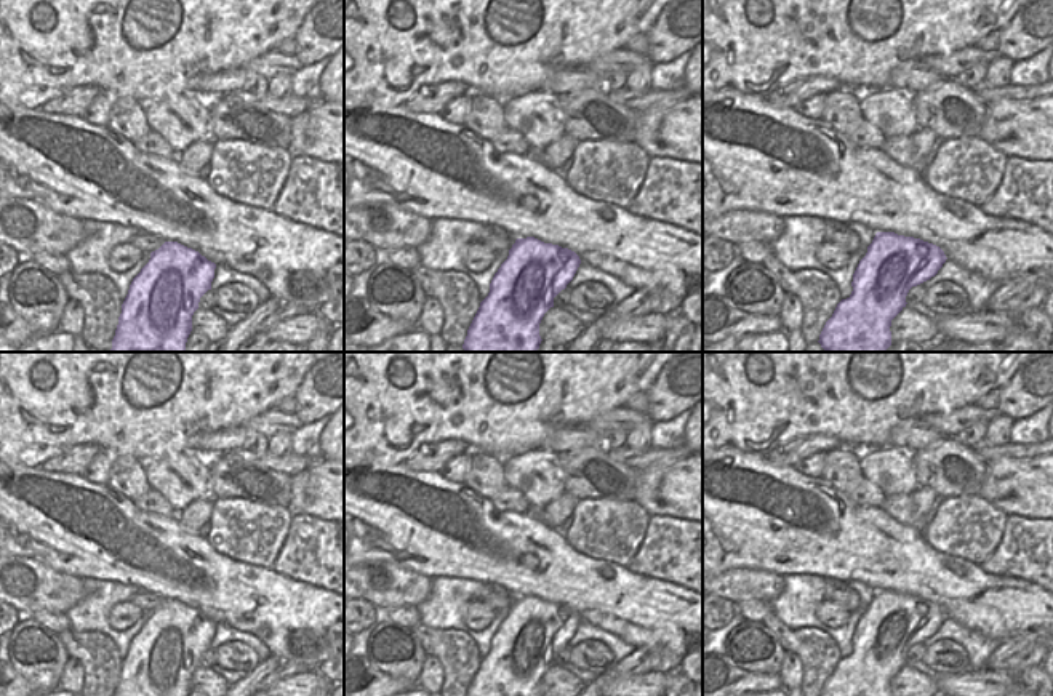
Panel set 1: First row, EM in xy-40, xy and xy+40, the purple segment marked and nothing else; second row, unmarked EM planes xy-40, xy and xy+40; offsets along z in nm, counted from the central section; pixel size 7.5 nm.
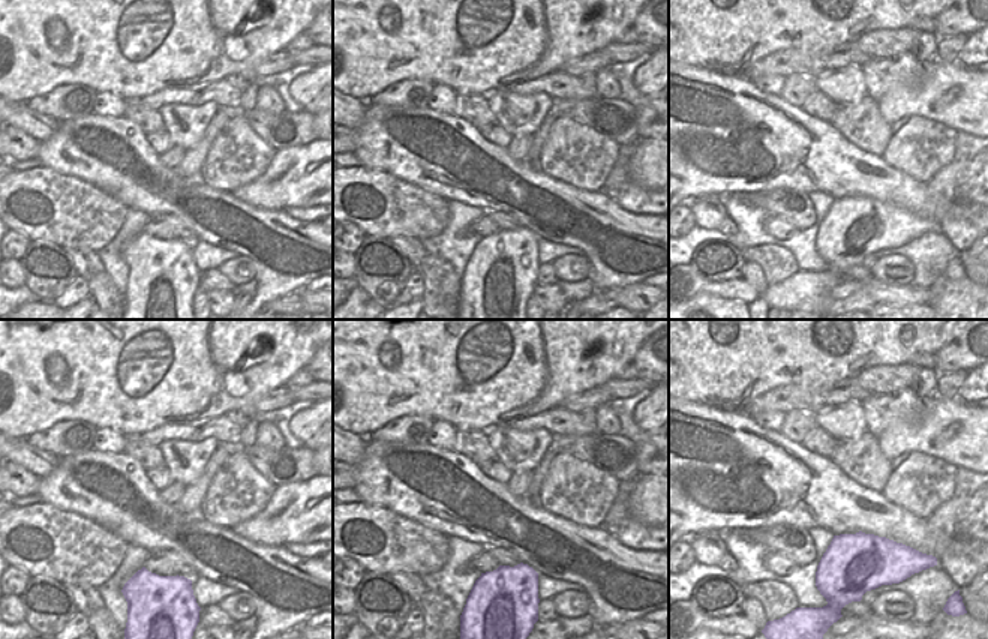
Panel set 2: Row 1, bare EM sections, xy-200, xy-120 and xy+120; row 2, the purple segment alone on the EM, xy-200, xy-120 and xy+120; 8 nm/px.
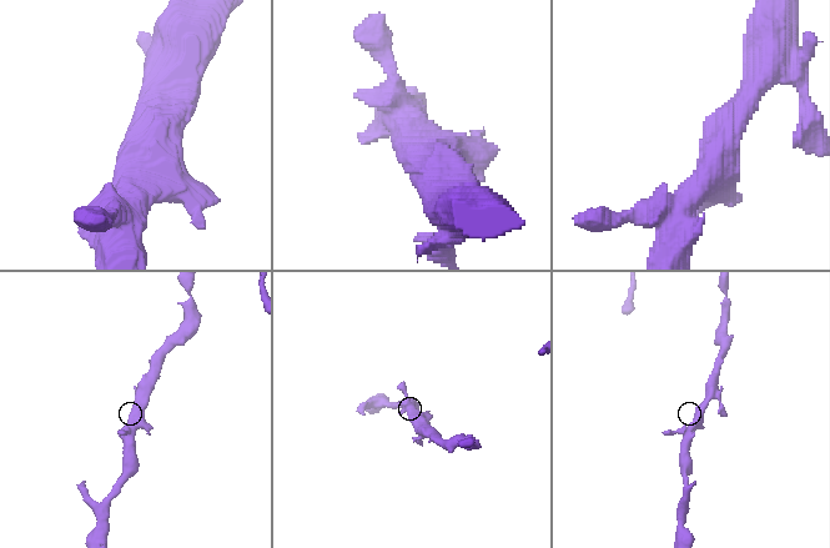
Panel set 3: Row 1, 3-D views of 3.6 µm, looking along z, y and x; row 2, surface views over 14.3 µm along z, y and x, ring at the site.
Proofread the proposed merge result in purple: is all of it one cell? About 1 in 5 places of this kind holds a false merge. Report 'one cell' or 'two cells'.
one cell

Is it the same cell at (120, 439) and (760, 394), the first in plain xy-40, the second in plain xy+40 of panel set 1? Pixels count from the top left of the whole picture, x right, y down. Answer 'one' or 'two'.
one

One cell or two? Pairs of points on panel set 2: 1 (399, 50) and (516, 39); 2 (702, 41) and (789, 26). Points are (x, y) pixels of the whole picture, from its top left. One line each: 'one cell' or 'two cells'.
1: one cell
2: one cell

